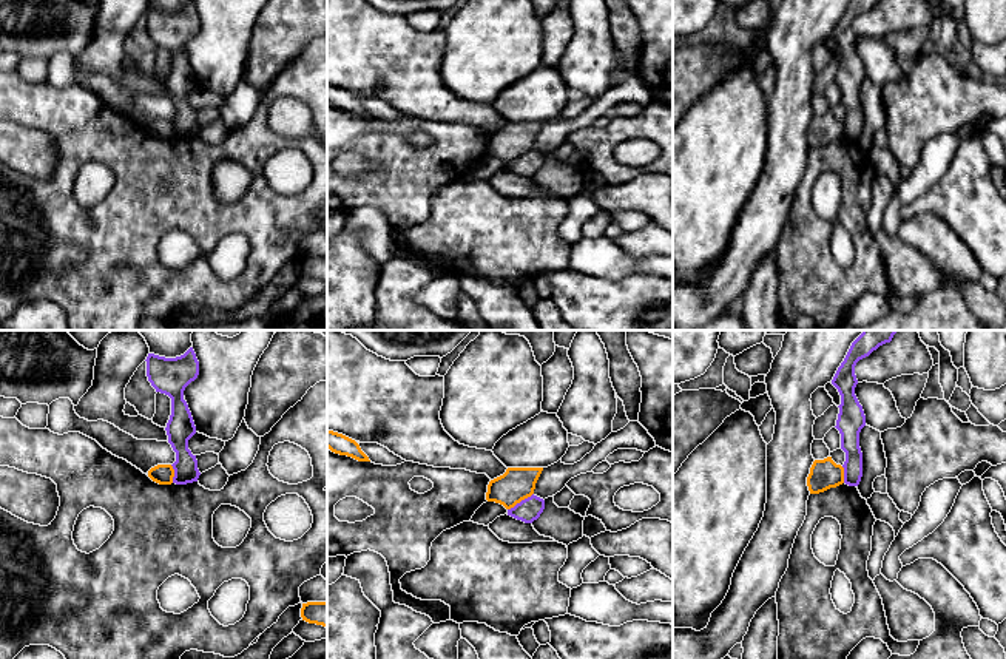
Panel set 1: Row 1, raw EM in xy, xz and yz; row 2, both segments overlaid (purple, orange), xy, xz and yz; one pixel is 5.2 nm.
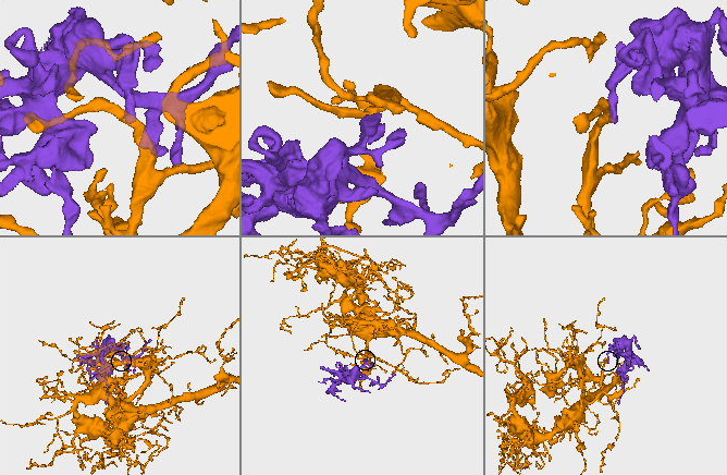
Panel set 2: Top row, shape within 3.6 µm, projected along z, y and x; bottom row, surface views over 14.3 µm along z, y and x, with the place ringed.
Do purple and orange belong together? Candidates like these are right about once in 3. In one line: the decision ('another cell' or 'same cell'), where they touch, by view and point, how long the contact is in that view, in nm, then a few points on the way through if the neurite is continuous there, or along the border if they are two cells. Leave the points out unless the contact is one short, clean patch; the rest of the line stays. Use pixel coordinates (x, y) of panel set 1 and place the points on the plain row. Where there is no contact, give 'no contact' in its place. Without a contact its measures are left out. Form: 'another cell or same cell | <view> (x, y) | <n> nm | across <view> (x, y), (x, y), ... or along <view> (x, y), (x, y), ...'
another cell | xz (522, 155) | 160 nm | along xz (533, 147), (508, 164)

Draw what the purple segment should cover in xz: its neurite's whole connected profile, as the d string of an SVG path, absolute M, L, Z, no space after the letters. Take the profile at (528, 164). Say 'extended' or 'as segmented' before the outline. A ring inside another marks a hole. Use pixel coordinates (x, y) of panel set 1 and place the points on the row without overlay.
as segmented | M532 148L531 151L517 157L514 162L508 164L508 170L522 174L525 177L532 177L540 171L543 164L545 154Z

